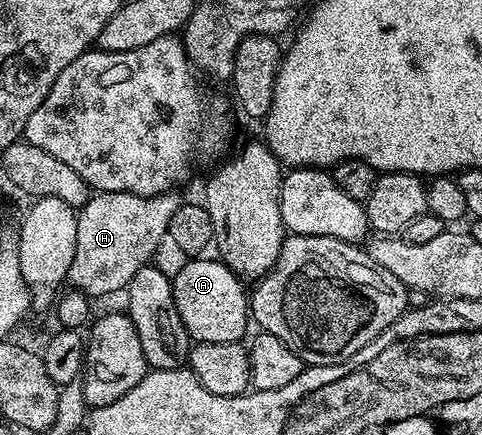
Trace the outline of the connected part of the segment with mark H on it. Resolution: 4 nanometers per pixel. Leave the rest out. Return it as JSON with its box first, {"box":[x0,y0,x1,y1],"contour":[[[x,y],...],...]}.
{"box":[68,191,183,299],"contour":[[[115,191],[114,193],[94,192],[89,202],[77,214],[78,231],[76,232],[75,259],[71,262],[68,284],[78,289],[90,299],[105,297],[108,293],[128,290],[131,279],[135,279],[135,271],[154,260],[161,240],[165,241],[169,224],[175,211],[180,209],[183,197],[180,192],[170,191],[154,197],[140,197],[134,193]]]}

